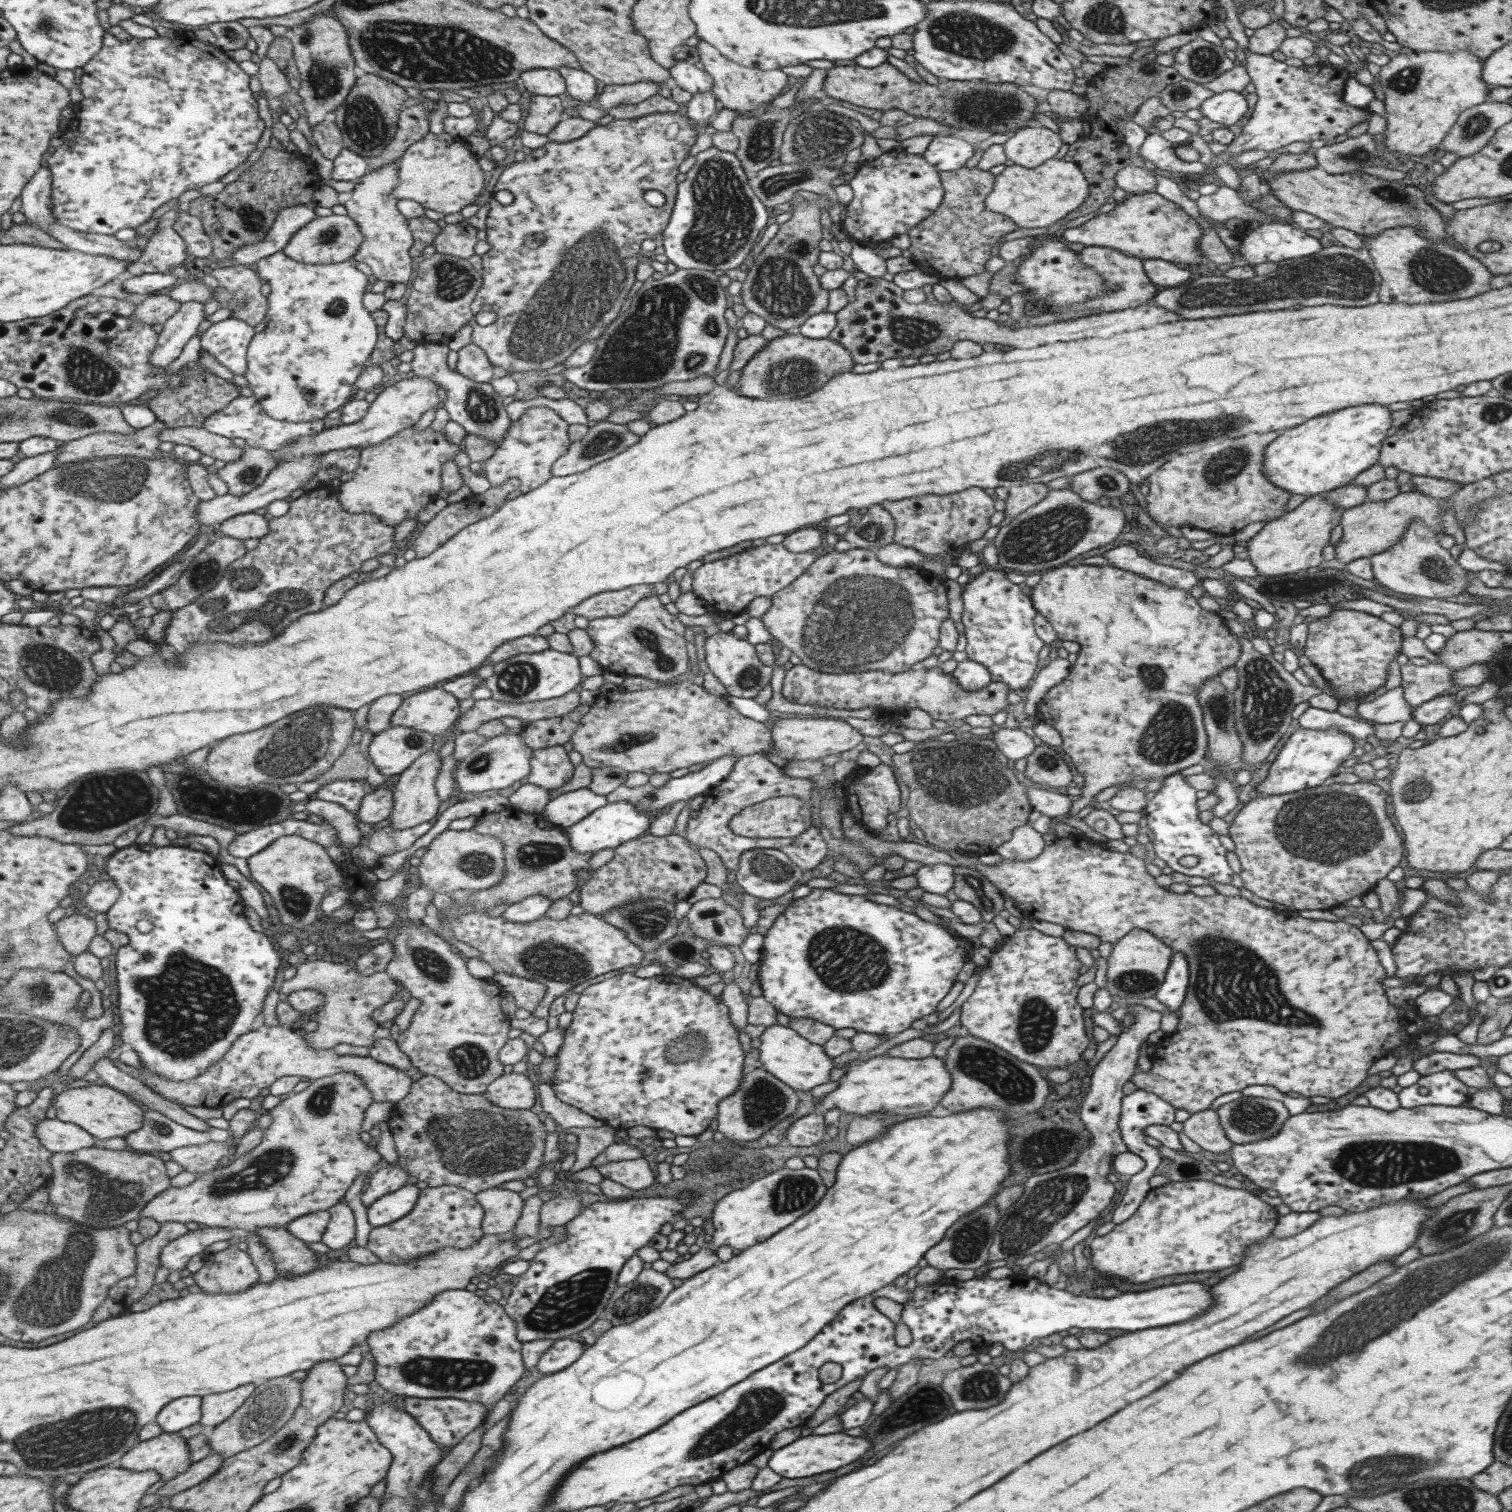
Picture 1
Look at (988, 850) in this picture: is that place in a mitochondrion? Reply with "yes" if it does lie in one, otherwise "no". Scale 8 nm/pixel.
no

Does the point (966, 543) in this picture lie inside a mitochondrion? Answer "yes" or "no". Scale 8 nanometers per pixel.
no

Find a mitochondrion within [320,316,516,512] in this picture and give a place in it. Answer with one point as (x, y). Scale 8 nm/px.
(485, 413)

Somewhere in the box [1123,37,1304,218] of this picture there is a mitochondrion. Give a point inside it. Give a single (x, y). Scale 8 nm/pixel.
(1205, 62)

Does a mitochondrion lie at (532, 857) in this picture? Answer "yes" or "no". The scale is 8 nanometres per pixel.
yes

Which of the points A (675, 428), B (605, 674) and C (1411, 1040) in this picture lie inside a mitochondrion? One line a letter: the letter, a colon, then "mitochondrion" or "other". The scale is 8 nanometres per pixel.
A: other
B: other
C: other

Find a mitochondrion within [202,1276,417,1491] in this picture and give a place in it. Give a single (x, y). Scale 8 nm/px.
(261, 1415)

